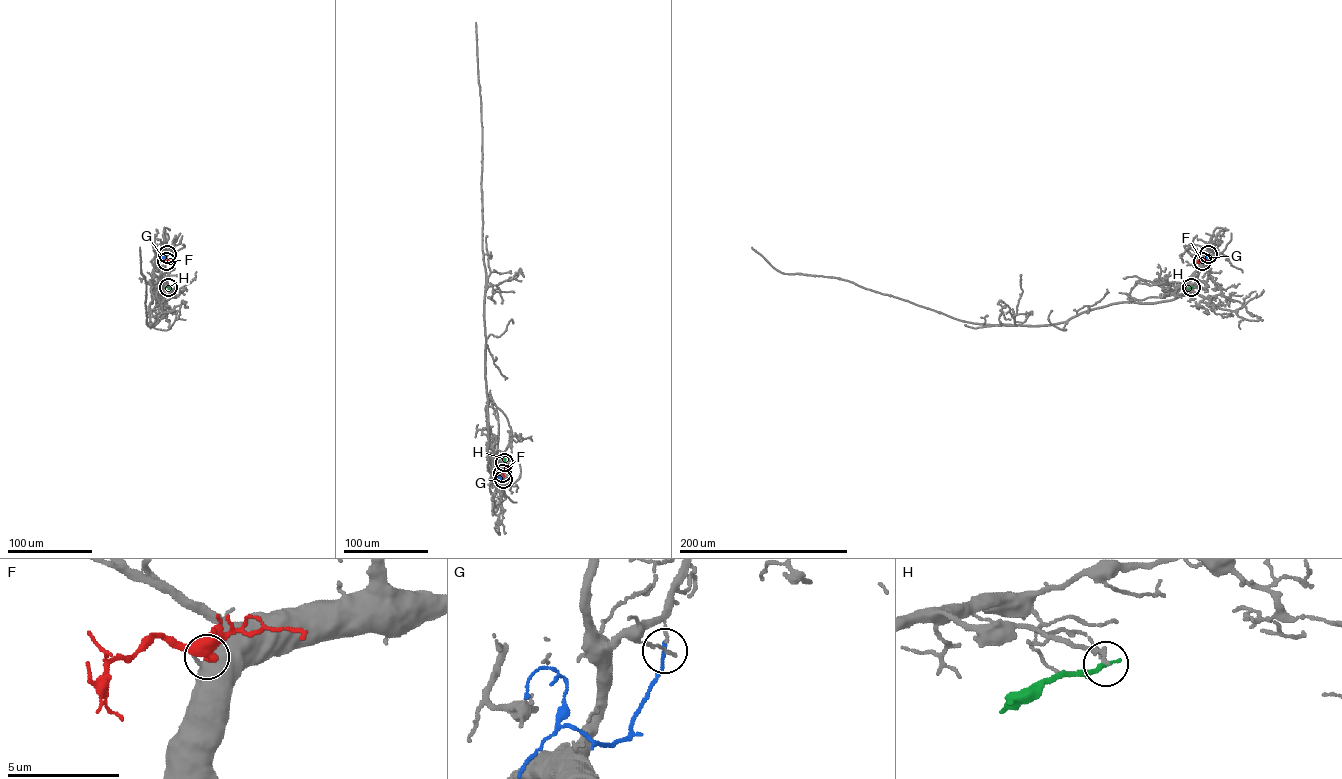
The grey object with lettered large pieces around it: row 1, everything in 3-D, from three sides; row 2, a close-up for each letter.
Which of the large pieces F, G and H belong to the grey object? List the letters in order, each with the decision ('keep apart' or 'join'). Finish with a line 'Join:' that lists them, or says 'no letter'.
F: join
G: keep apart
H: keep apart
Join: F

